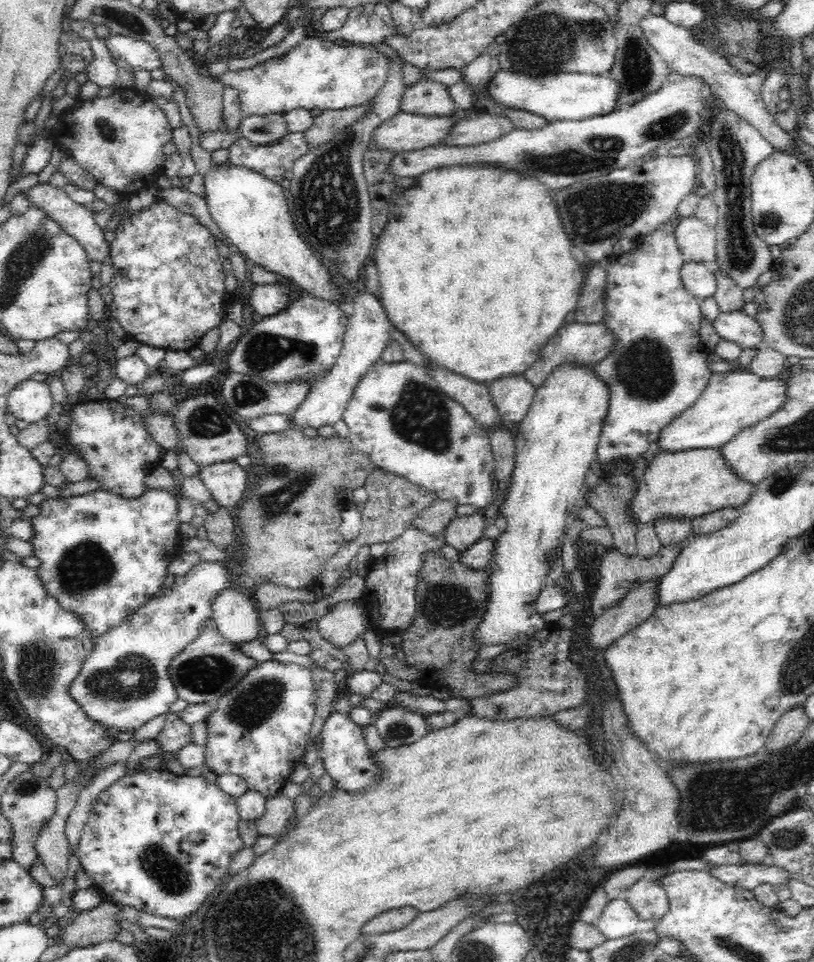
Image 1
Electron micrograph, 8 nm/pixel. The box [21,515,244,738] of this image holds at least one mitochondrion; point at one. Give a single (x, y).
(79, 570)

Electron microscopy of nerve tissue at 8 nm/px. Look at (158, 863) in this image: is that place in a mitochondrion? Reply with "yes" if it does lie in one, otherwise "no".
yes

